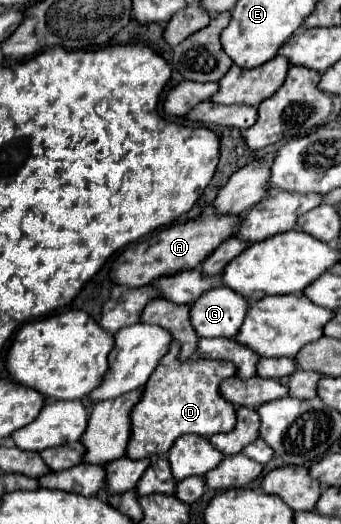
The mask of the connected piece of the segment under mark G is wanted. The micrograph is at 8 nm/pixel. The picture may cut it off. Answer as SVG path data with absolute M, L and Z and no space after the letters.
M221 286L199 296L191 308L191 322L197 334L203 338L233 338L237 336L247 310L249 300L245 296Z

